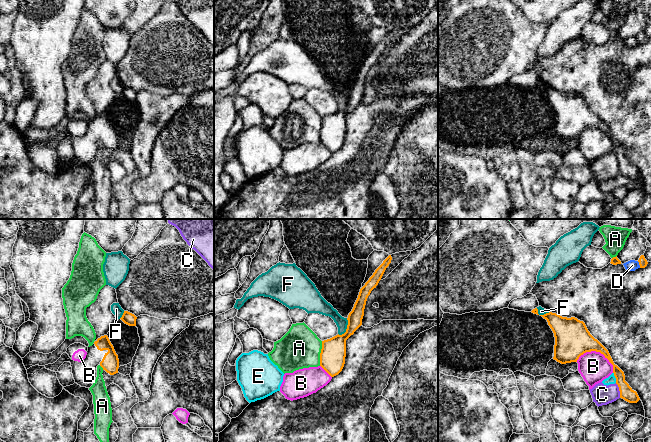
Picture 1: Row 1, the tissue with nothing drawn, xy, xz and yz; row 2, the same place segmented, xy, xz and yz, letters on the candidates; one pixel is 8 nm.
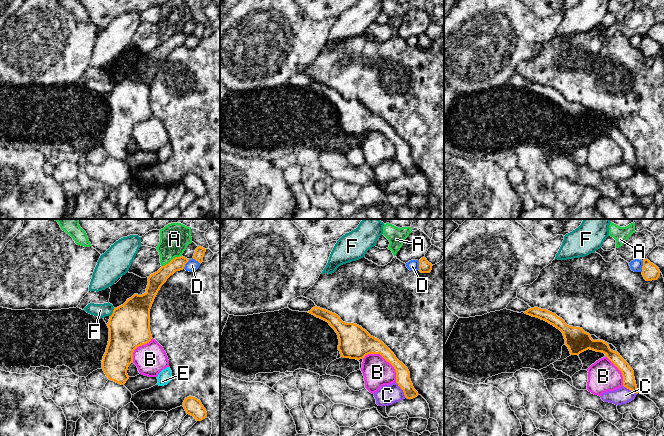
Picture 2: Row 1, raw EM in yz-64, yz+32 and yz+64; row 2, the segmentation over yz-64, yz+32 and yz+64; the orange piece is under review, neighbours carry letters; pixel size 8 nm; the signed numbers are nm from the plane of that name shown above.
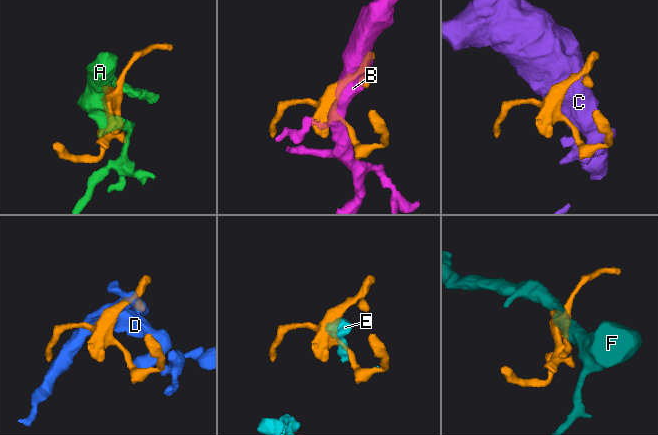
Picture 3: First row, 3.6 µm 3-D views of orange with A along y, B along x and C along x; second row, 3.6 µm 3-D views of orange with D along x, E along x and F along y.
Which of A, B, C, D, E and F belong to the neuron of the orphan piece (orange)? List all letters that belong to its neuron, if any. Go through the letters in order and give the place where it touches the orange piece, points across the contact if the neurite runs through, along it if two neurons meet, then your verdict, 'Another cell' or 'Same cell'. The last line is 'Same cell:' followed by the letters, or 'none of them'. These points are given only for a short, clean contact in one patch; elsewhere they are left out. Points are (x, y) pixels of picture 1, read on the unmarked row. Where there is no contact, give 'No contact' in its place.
A: Touches orange at xz (320, 129). Another cell
B: Touches orange at yz (598, 127). Another cell
C: Touches orange at yz (619, 166). Boundary: yz (615, 159), (619, 165), (620, 173). Another cell
D: Touches orange at yz (639, 40). Boundary: yz (637, 37), (640, 43). Another cell
E: Touches orange at yz (615, 153). Boundary: yz (613, 148), (616, 158). Another cell
F: Touches orange at xz (347, 104). Boundary: xz (347, 94), (347, 104), (339, 111). Another cell
Same cell: none of them

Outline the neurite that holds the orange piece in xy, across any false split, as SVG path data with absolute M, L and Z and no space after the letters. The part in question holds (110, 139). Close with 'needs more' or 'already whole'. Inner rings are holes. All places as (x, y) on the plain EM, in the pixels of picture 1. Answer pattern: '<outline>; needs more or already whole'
M107 111L98 114L92 122L88 123L86 134L81 137L72 136L65 128L53 140L45 144L58 148L64 138L70 138L75 159L81 163L90 164L97 153L97 142L100 141L110 151L118 149L119 135Z; needs more

